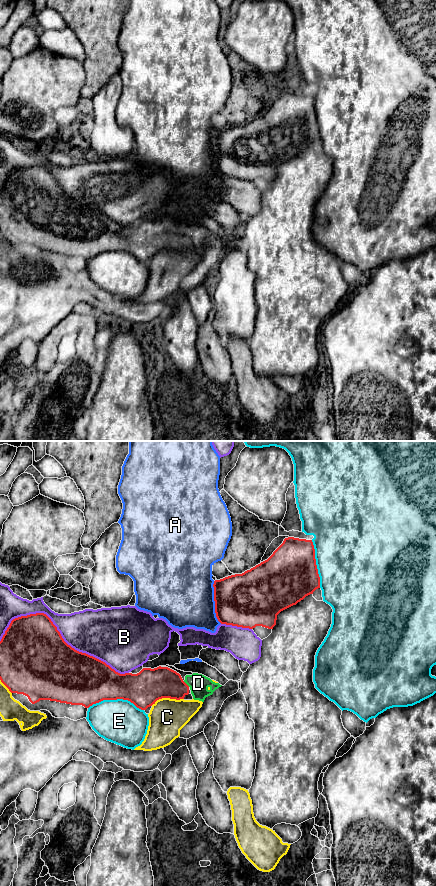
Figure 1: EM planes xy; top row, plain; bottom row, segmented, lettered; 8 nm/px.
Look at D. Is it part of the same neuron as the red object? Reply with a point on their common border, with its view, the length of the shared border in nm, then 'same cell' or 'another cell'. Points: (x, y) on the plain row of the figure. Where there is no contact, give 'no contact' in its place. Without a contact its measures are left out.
contact xy (185, 235); length 70 nm; same cell

